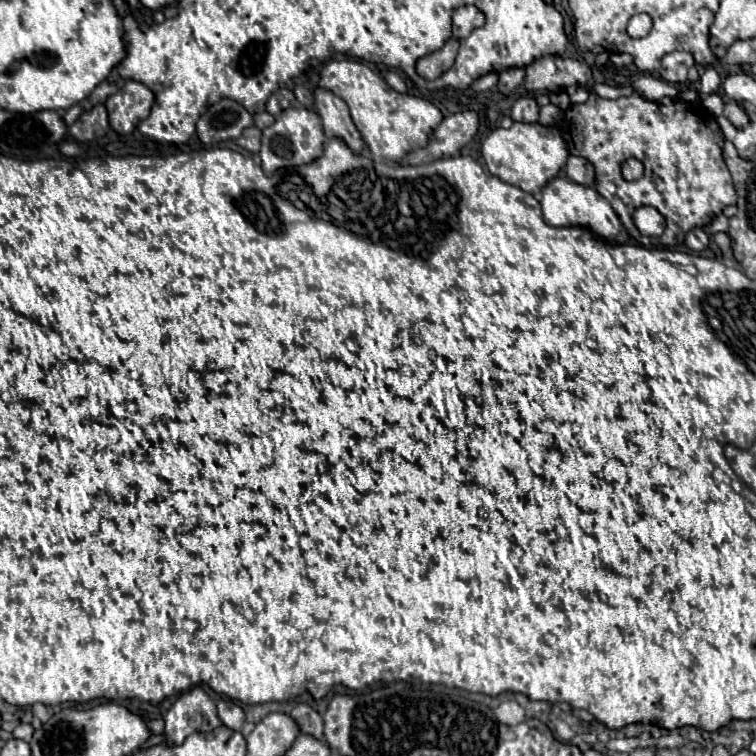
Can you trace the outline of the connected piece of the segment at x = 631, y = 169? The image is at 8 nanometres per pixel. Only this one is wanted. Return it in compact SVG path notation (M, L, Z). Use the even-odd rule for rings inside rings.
M631 158L623 164L623 178L625 180L639 180L641 174L643 174L643 164L639 160Z

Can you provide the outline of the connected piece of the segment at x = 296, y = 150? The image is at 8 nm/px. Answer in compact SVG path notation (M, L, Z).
M291 106L287 110L283 110L277 118L275 124L267 126L263 130L261 136L261 168L267 176L271 176L277 168L285 168L285 166L301 166L307 162L313 162L315 158L321 156L323 152L323 142L325 142L325 134L323 134L323 126L321 126L321 118L317 112L307 110L303 106Z

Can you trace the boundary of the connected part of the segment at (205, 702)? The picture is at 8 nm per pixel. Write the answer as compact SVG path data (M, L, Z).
M201 686L183 692L165 714L167 744L181 744L193 732L211 732L221 724L215 702Z

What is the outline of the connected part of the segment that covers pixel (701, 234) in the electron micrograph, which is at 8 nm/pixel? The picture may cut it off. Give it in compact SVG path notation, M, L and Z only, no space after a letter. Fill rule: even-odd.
M693 230L693 232L687 234L685 244L687 244L691 250L701 252L701 250L705 250L705 248L709 246L709 236L705 234L705 230Z

